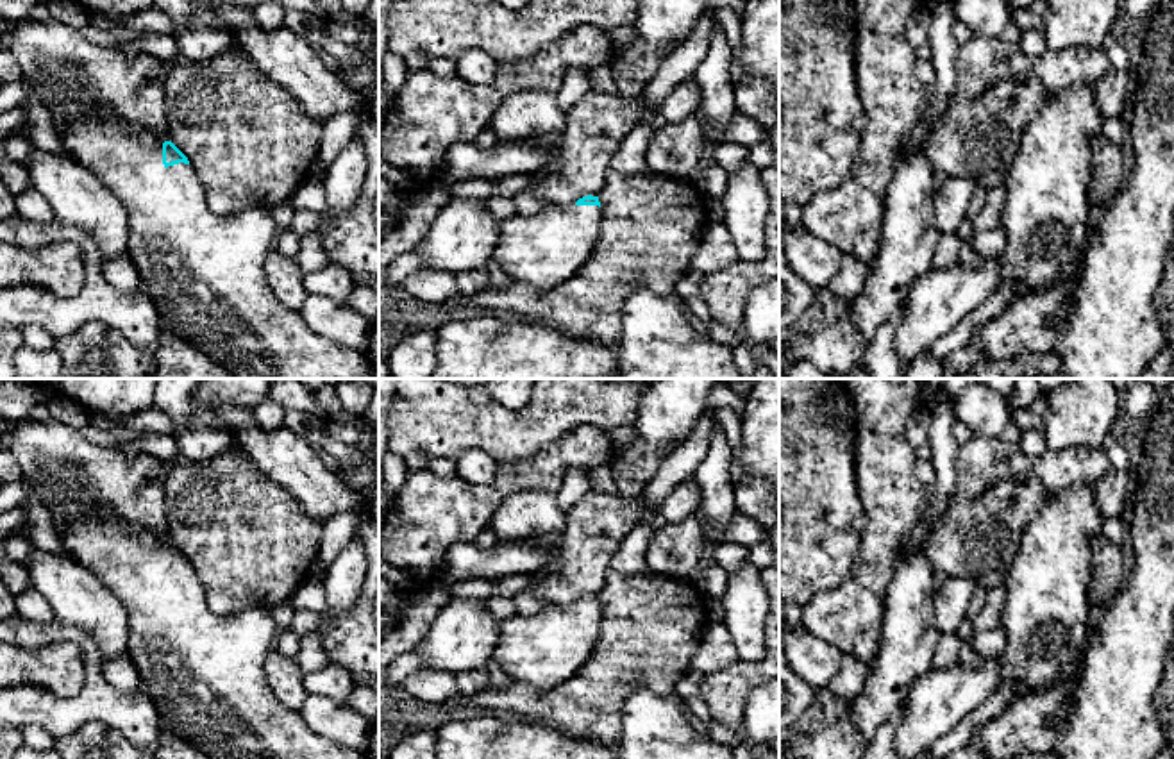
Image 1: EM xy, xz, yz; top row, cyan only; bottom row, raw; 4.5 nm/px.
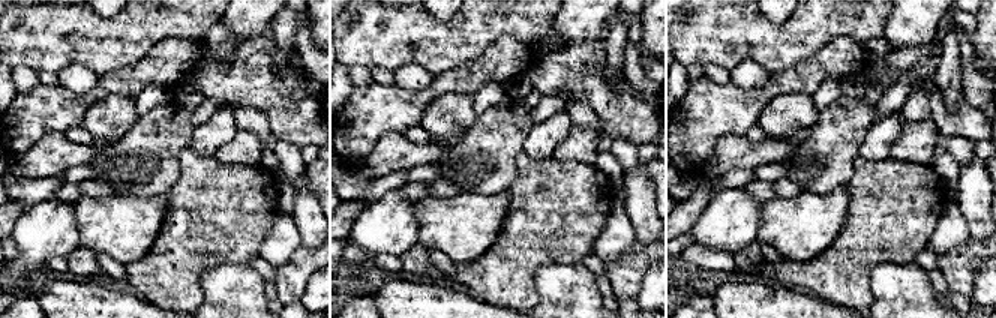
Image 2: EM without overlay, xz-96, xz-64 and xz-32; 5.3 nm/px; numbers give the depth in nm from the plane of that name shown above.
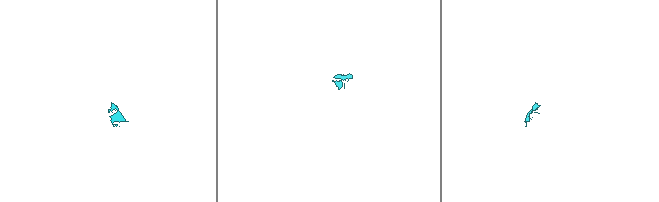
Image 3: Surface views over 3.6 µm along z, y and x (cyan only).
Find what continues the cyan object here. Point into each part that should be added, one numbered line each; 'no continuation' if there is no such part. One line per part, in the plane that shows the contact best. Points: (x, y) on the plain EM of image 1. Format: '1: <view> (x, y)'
1: xy (204, 674)

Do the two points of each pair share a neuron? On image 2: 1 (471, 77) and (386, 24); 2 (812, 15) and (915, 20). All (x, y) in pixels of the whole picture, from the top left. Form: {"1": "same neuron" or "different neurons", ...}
{"1": "different neurons", "2": "different neurons"}

